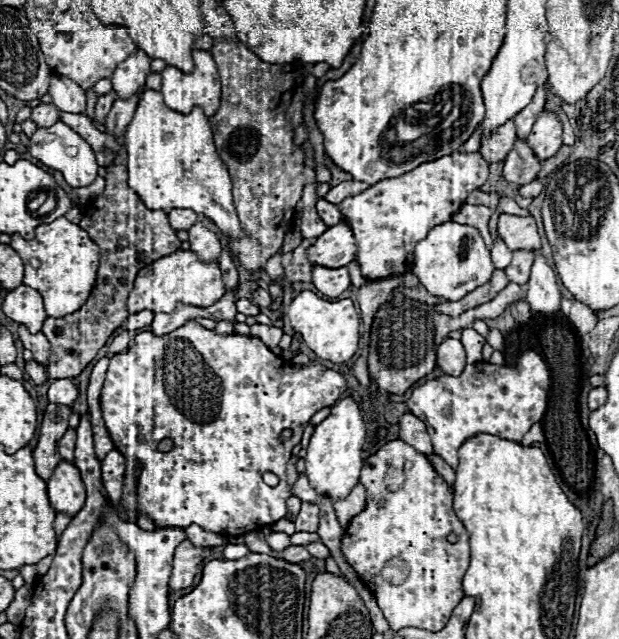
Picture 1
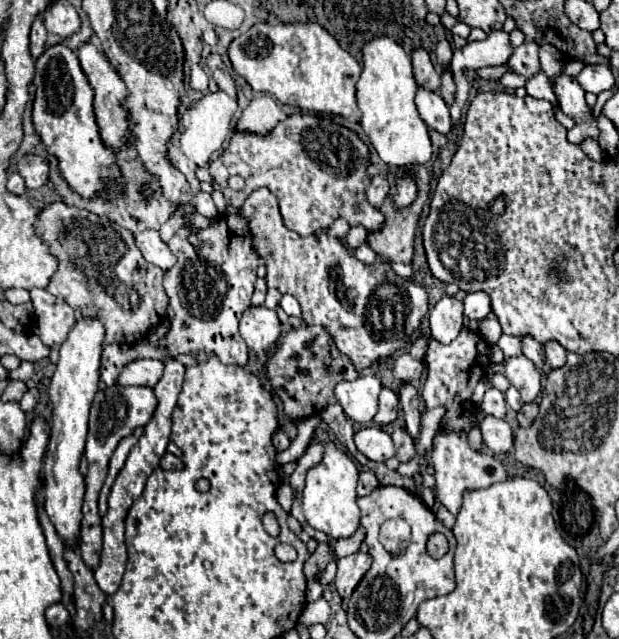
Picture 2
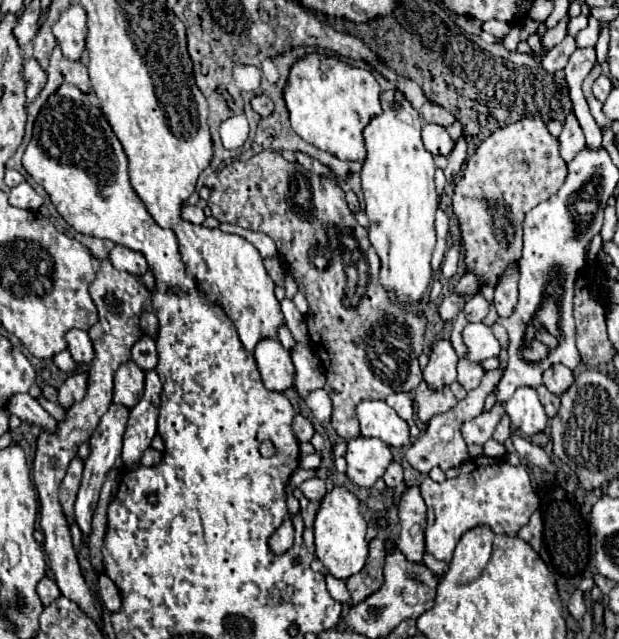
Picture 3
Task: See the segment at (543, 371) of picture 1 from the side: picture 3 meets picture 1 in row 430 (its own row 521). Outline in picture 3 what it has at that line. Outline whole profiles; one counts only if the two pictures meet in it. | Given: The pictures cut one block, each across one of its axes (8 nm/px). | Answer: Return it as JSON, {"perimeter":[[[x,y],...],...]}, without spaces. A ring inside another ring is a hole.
{"perimeter":[[[476,456],[468,458],[456,478],[446,478],[444,482],[434,482],[424,478],[420,484],[422,498],[428,506],[428,526],[426,526],[426,550],[444,562],[450,562],[450,556],[462,536],[462,532],[474,526],[490,526],[492,532],[516,536],[518,530],[528,522],[532,512],[540,506],[540,498],[532,490],[528,470],[512,466],[502,458]]]}

